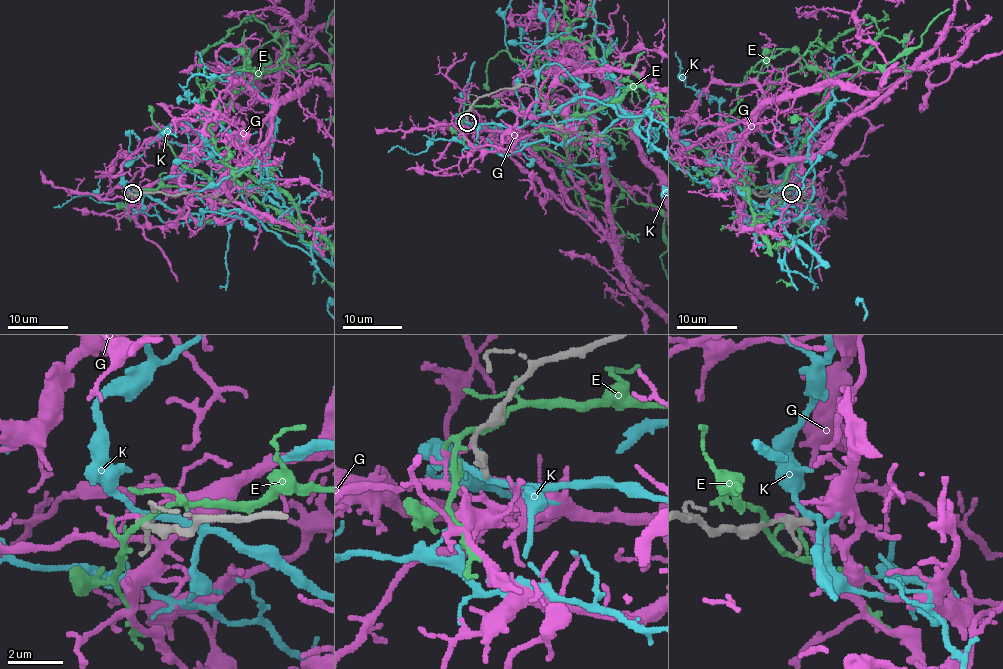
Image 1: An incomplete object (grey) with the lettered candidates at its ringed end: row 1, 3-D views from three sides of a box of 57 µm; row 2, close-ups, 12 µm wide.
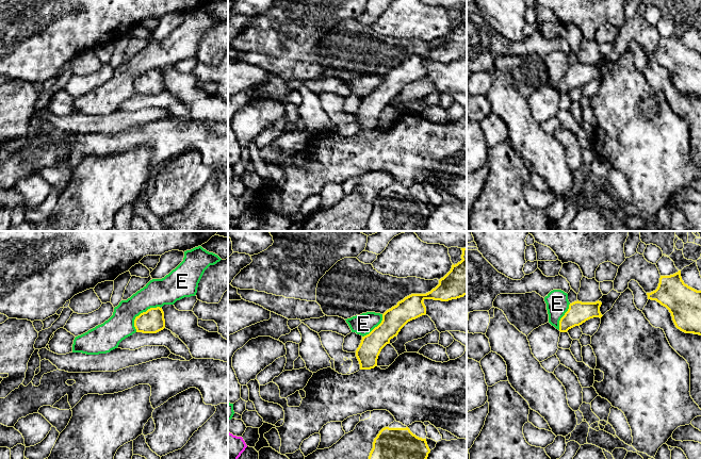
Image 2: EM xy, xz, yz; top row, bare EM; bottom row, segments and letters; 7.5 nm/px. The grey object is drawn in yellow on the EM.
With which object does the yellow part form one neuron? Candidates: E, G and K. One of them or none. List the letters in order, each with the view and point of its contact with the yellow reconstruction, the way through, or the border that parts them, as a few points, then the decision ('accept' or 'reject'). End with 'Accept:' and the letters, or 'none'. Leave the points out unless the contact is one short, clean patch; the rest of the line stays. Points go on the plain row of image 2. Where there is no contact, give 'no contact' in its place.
E: meets yellow in xy at (141, 75); border along xy (160, 68), (150, 68), (141, 74), (134, 81), (135, 93); reject
G: no contact; reject
K: no contact; reject
Accept: none

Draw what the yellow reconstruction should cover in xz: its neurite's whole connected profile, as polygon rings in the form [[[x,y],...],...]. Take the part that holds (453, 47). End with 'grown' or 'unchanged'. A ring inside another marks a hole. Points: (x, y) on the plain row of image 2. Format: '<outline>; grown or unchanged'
[[[461,10],[461,22],[439,42],[439,46],[426,55],[411,55],[382,76],[381,84],[362,98],[356,112],[360,131],[377,128],[381,111],[398,96],[410,82],[426,76],[425,61],[449,63],[467,56],[467,10]]]; unchanged

